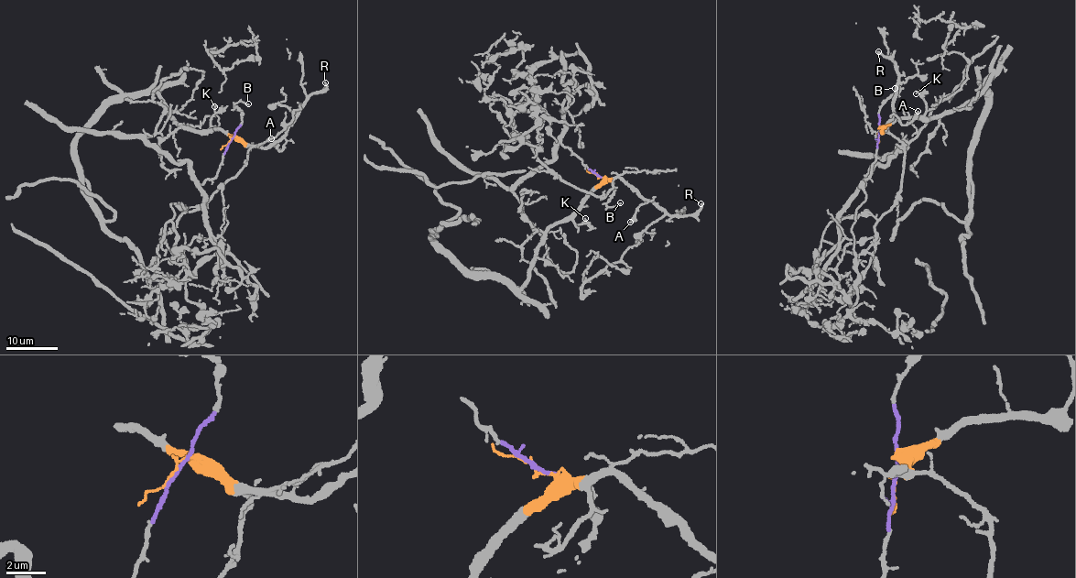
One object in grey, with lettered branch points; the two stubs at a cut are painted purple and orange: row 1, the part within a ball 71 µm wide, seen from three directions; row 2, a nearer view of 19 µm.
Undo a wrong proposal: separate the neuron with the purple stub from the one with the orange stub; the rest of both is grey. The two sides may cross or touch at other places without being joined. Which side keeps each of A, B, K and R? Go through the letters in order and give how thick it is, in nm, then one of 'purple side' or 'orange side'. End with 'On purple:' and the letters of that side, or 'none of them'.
A: 160 nm thick; orange side
B: 120 nm thick; purple side
K: 150 nm thick; orange side
R: 240 nm thick; orange side
On purple: B

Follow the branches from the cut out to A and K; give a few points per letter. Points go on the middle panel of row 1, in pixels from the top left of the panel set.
A: (599, 176), (622, 177), (647, 201), (637, 208), (630, 223)
K: (599, 176), (603, 179), (595, 185), (573, 219), (579, 224), (584, 218)

